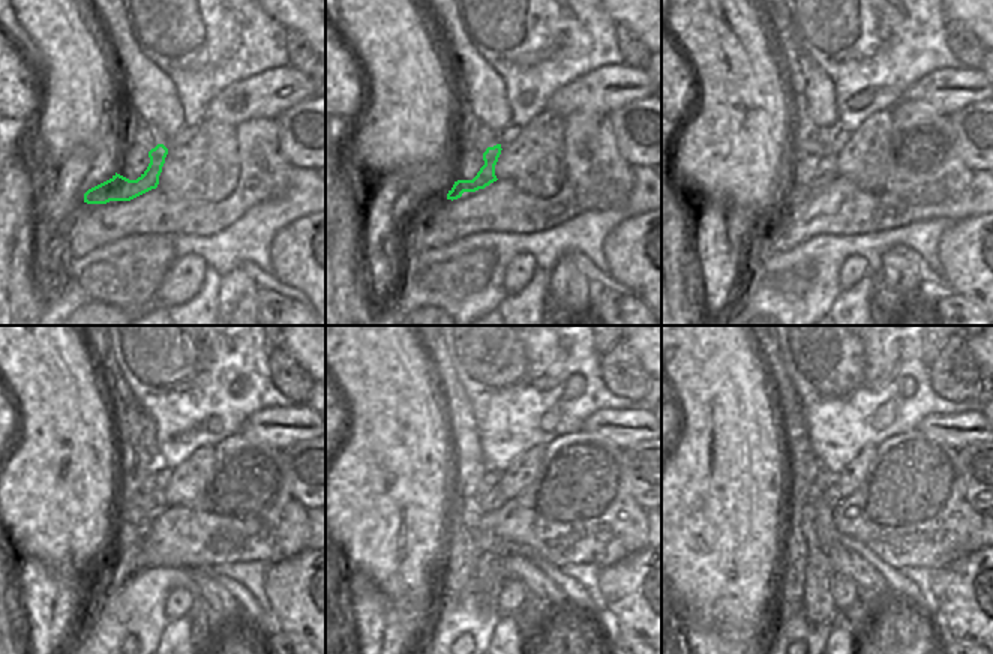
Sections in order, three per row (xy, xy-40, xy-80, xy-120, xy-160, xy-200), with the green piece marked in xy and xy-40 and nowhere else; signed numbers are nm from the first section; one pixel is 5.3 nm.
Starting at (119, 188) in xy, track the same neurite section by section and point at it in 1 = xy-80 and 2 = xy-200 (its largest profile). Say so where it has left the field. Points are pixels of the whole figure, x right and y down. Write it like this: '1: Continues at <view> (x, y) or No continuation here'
1: Continues at xy-80 (827, 170)
2: Continues at xy-200 (831, 497).

